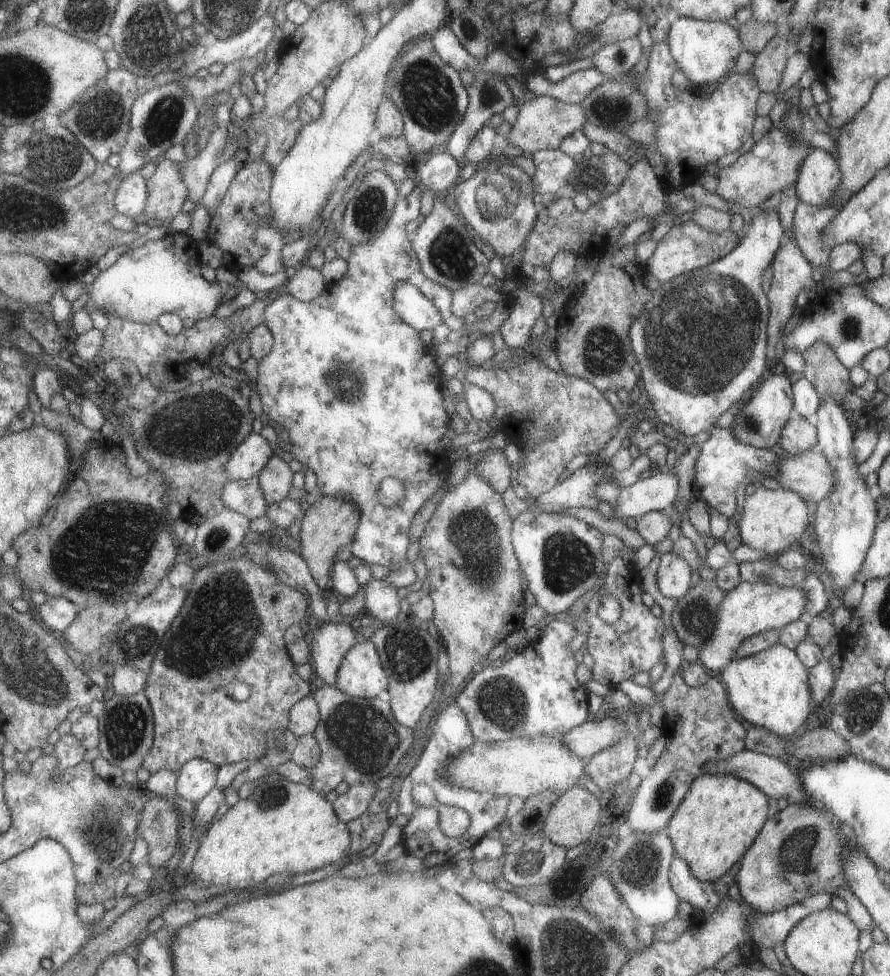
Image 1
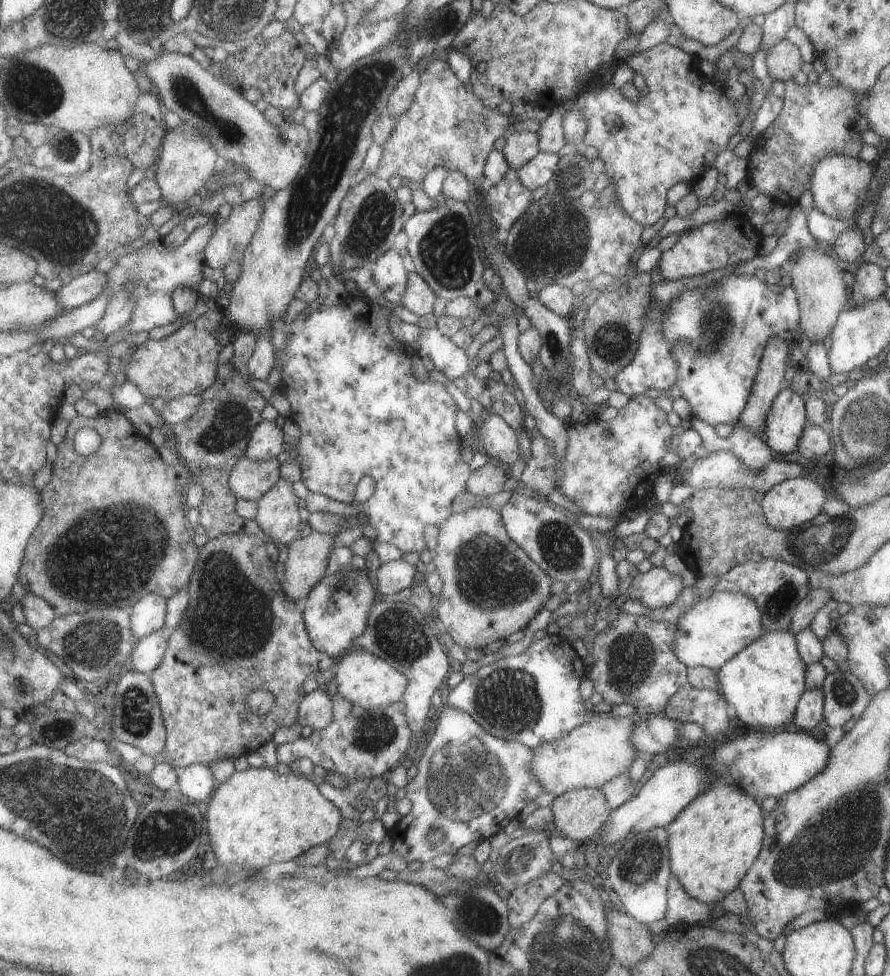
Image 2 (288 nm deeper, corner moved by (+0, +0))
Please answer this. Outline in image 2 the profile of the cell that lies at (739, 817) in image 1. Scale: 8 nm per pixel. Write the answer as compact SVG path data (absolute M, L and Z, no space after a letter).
M727 778L703 790L667 830L673 874L681 878L693 898L709 904L723 902L739 886L739 880L763 848L763 814L759 802Z

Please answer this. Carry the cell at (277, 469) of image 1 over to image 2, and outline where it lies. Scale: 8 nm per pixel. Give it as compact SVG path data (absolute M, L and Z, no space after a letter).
M281 478L277 486L259 500L257 522L263 528L263 536L293 546L295 540L301 538L301 508L297 504L299 496L295 494L293 482Z

